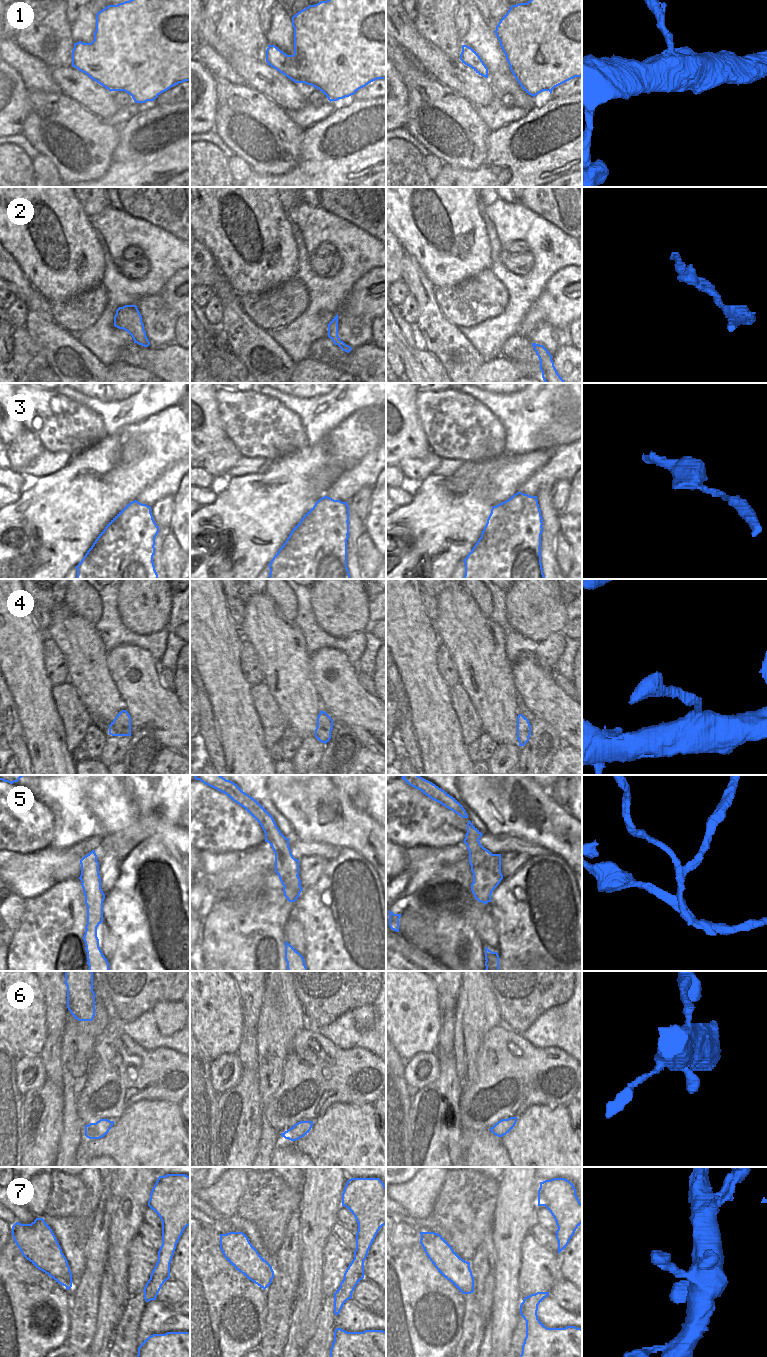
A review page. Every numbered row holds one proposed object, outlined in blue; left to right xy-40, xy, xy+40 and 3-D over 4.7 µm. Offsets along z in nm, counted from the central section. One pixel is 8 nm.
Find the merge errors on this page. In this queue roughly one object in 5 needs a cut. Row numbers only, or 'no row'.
5

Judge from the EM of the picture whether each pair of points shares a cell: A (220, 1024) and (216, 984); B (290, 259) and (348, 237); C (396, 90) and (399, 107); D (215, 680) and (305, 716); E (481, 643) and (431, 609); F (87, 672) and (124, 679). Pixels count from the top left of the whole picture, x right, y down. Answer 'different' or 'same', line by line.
A: same
B: different
C: same
D: different
E: different
F: different

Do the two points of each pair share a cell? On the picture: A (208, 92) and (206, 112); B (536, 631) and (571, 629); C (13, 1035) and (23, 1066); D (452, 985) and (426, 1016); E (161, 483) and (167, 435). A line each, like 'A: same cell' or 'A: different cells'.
A: same cell
B: different cells
C: different cells
D: different cells
E: different cells

